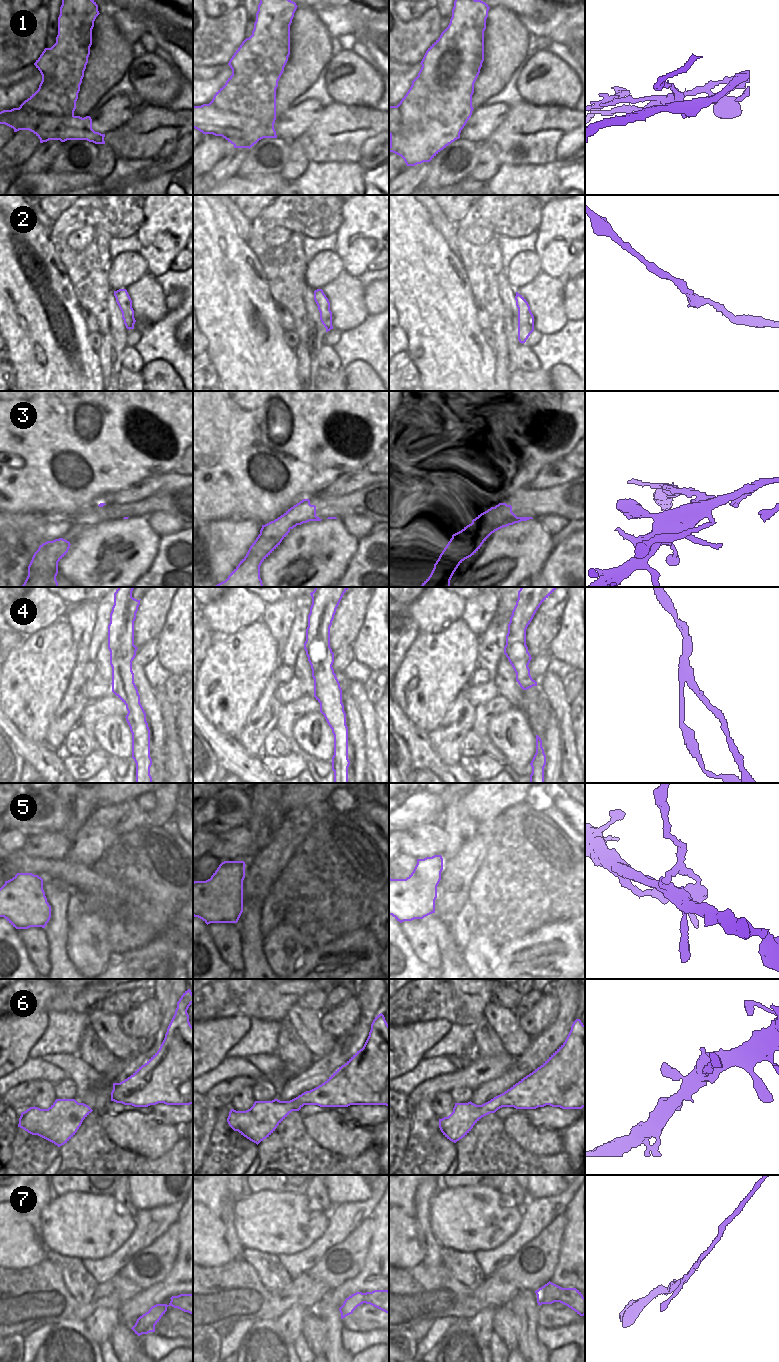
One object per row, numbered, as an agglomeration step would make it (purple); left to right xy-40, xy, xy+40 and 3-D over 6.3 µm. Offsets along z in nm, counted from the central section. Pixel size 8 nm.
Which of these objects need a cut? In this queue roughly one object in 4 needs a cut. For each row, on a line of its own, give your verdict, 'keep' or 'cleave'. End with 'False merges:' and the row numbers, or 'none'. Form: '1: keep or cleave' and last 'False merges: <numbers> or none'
1: cleave
2: keep
3: cleave
4: cleave
5: keep
6: keep
7: keep
False merges: 1, 3, 4

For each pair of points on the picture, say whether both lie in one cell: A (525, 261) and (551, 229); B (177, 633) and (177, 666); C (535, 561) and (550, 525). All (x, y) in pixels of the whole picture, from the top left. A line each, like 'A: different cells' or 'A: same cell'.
A: different cells
B: same cell
C: different cells

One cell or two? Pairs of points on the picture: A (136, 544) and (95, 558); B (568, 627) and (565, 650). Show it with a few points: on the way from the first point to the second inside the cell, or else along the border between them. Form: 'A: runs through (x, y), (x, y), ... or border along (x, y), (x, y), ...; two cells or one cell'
A: runs through (126, 550), (111, 556), (105, 556); one cell
B: runs through (568, 633), (568, 644); one cell

